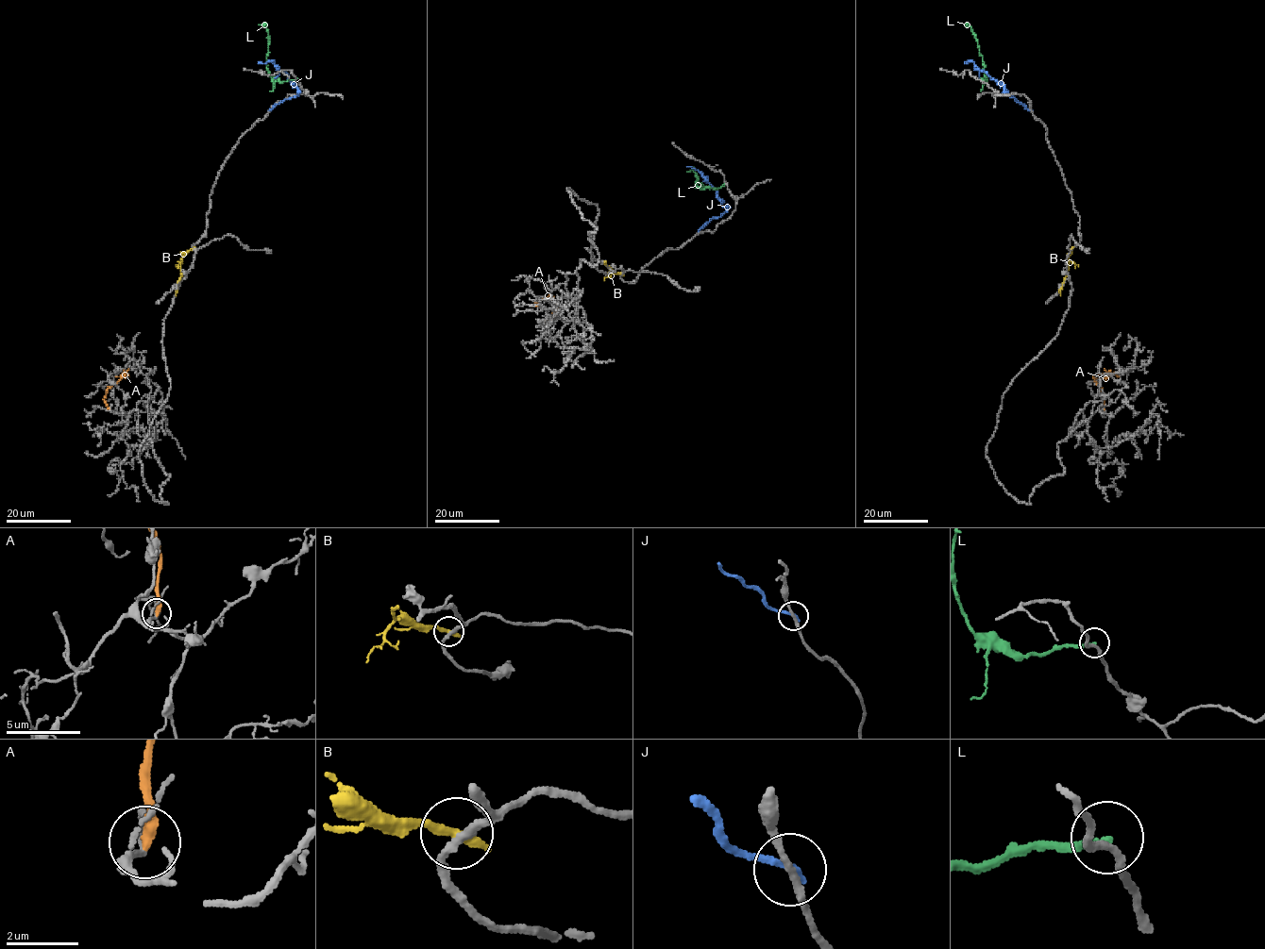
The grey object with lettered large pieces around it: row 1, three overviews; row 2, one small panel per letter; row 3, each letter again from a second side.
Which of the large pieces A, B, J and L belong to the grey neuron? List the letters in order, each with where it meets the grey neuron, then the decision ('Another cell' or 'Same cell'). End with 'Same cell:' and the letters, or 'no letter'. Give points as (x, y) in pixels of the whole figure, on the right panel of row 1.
A: Touches grey at (1104, 409). Another cell
B: Touches grey at (1071, 248). Another cell
J: Touches grey at (1032, 110). Another cell
L: Touches grey at (981, 78). Another cell
Same cell: no letter

